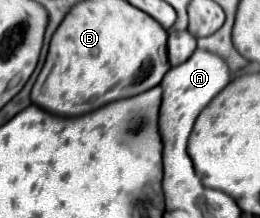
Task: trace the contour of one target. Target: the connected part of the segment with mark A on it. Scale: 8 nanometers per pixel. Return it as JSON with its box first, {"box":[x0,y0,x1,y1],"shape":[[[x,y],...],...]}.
{"box":[160,50,230,196],"shape":[[[196,50],[184,64],[174,66],[166,72],[162,80],[162,108],[160,108],[160,134],[164,142],[164,196],[188,196],[192,190],[206,190],[194,172],[194,164],[186,152],[188,136],[198,114],[208,106],[208,102],[230,82],[230,70],[222,58]]]}

